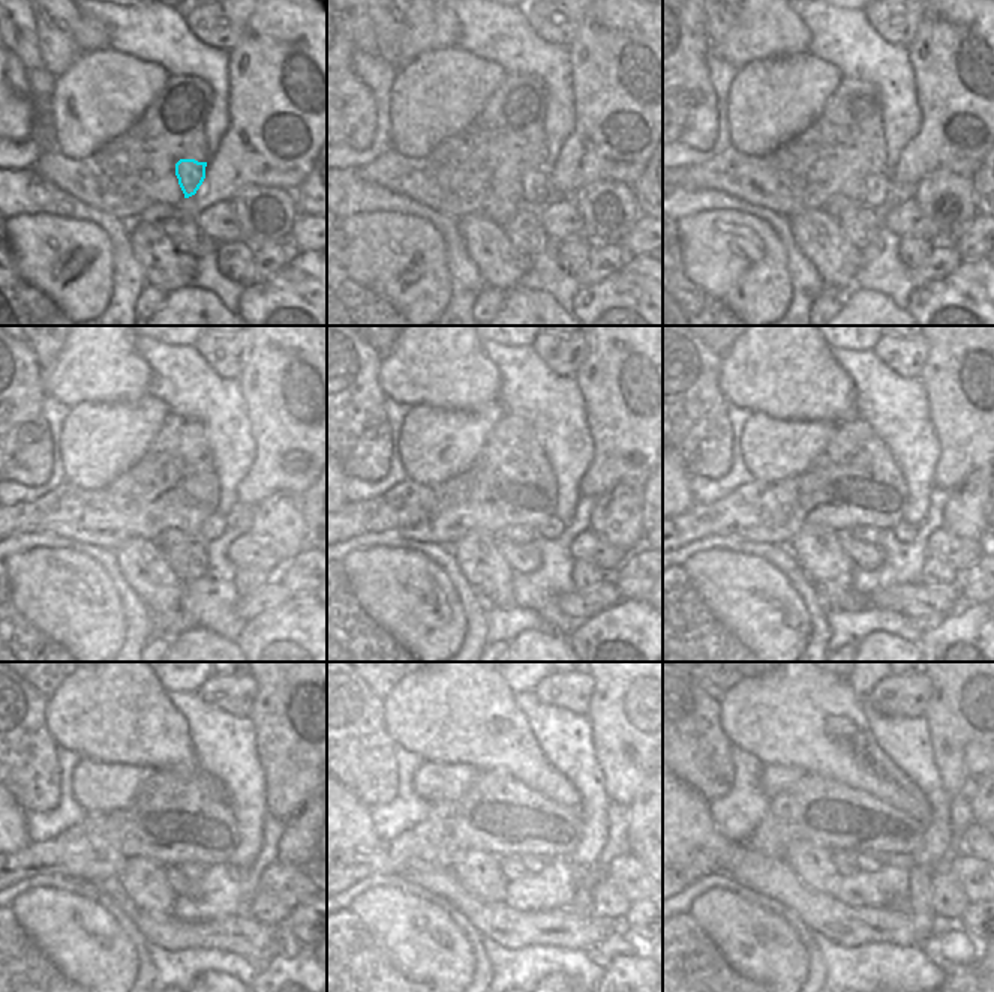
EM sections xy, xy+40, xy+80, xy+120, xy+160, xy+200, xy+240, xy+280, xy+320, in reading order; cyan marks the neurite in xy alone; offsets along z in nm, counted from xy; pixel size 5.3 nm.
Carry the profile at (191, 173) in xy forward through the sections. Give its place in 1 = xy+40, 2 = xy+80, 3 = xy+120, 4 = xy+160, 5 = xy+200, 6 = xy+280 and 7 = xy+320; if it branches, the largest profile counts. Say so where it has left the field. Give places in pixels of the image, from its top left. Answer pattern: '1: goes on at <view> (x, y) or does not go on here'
1: goes on at xy+40 (535, 183)
2: goes on at xy+80 (877, 186)
3: goes on at xy+120 (213, 527)
4: goes on at xy+160 (555, 526)
5: goes on at xy+200 (906, 533)
6: goes on at xy+280 (585, 878)
7: goes on at xy+320 (925, 922)

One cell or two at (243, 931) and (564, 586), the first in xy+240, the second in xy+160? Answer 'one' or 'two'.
two

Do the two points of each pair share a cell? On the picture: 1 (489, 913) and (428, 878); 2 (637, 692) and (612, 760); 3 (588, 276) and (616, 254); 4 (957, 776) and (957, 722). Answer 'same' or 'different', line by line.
1: same
2: same
3: same
4: same

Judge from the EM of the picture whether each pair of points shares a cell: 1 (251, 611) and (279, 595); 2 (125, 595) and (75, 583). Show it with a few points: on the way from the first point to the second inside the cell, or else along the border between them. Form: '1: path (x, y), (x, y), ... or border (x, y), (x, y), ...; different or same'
1: path (258, 604), (272, 595); same
2: border (108, 574), (120, 602), (125, 628); different

